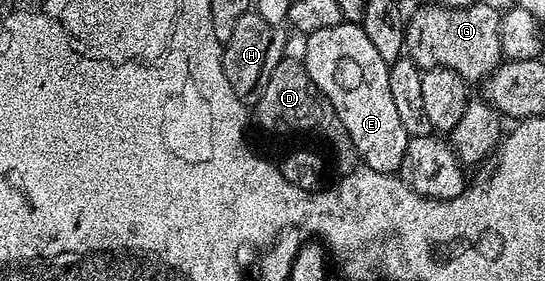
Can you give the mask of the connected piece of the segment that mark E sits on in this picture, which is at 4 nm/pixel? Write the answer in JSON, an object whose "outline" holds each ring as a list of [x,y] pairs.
{"outline":[[[357,22],[333,24],[333,28],[321,28],[306,35],[307,47],[301,53],[301,61],[309,72],[313,84],[333,104],[333,112],[341,116],[345,132],[353,139],[359,161],[366,169],[382,174],[395,174],[401,168],[409,136],[393,104],[389,93],[388,62],[381,60],[377,48],[365,36],[362,25]]]}

